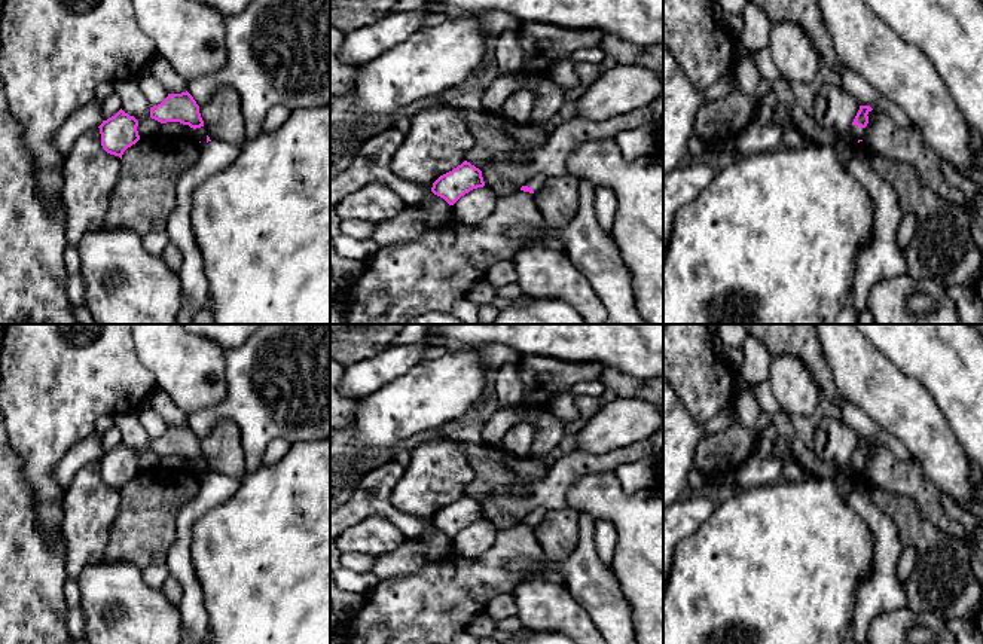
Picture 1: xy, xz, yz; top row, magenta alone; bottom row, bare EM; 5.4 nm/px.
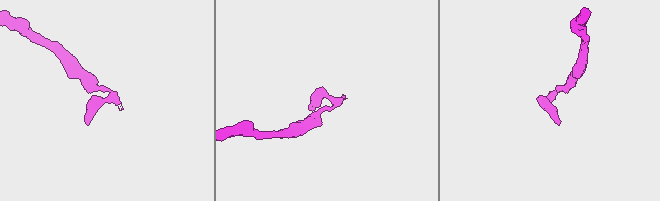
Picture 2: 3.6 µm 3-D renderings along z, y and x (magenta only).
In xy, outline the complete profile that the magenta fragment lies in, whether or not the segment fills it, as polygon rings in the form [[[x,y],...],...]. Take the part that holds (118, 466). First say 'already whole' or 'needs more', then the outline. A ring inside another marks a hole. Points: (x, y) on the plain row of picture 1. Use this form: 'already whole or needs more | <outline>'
already whole | [[[122,442],[98,460],[103,482],[122,492],[123,485],[140,473],[138,454]]]

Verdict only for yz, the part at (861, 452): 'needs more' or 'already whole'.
needs more

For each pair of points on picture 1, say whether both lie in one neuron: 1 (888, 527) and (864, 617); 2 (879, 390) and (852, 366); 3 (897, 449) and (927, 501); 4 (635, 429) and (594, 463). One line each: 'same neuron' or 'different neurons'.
1: same neuron
2: same neuron
3: different neurons
4: different neurons

